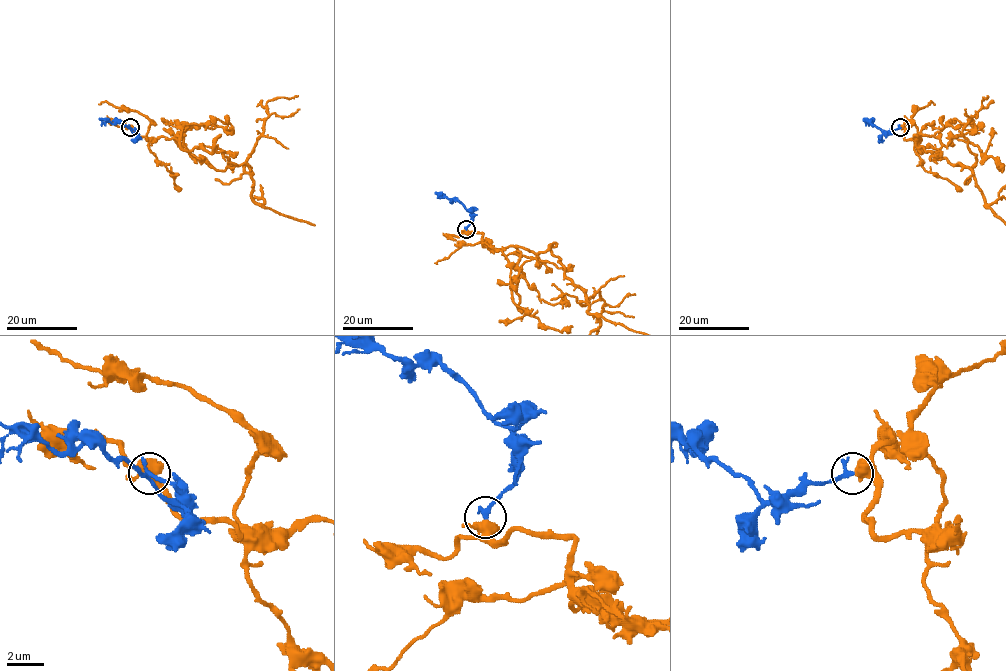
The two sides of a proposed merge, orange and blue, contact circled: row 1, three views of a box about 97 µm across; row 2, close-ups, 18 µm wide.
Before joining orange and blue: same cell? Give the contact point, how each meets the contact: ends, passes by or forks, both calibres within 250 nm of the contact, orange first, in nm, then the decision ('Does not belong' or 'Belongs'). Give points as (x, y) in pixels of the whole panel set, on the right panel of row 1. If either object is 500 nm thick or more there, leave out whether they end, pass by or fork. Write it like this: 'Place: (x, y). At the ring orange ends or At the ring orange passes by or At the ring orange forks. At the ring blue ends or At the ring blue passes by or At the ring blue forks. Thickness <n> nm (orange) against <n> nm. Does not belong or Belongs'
Place: (900, 127). At the ring orange forks. At the ring blue ends. Thickness 420 nm (orange) against 280 nm. Belongs

